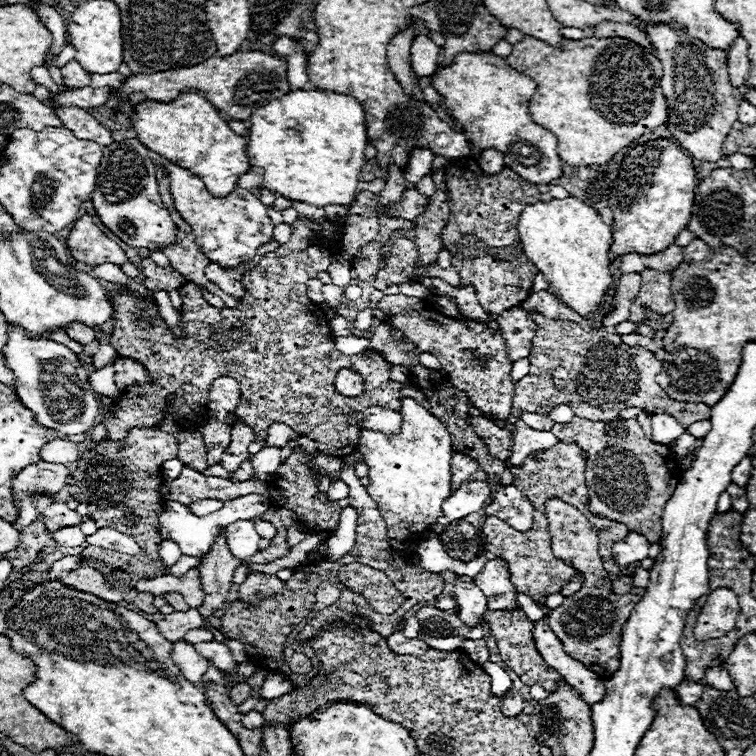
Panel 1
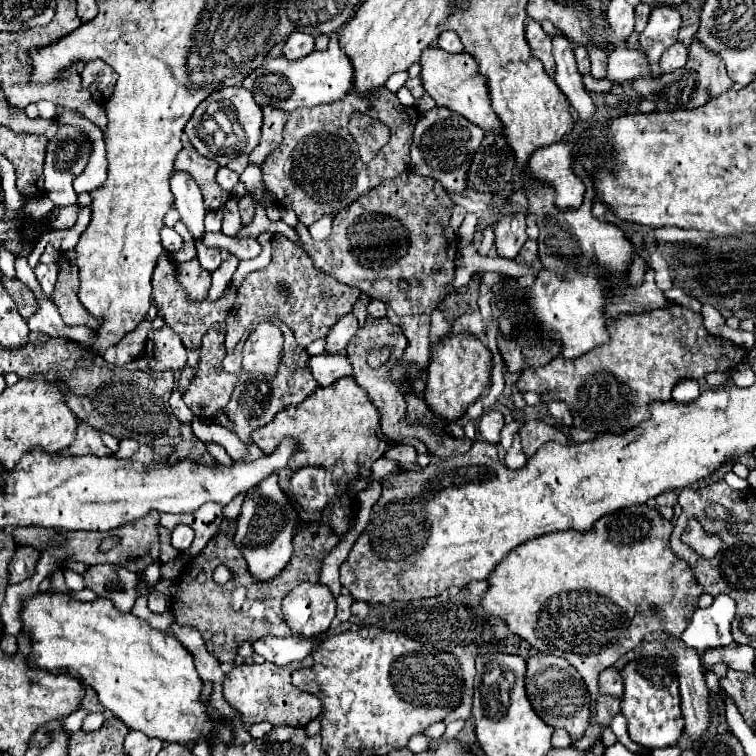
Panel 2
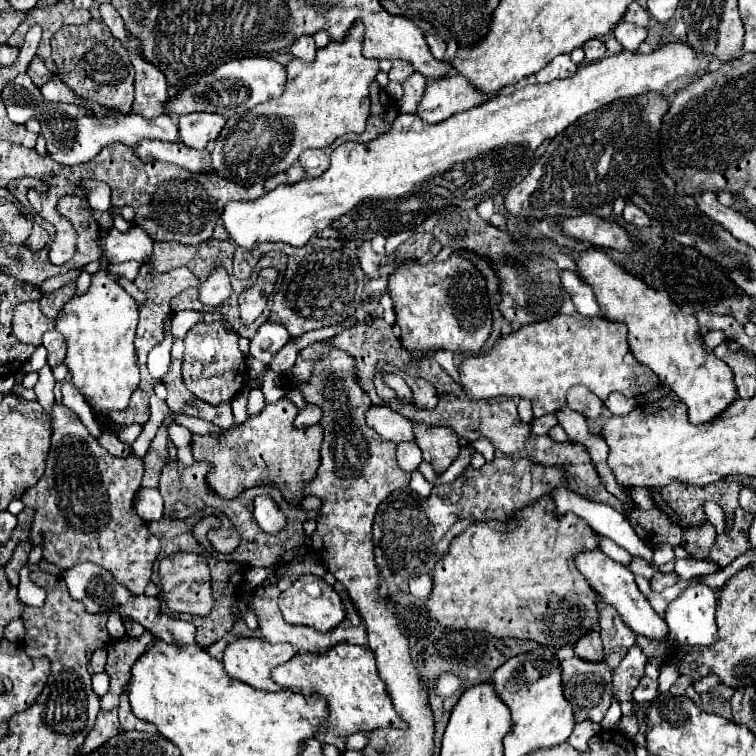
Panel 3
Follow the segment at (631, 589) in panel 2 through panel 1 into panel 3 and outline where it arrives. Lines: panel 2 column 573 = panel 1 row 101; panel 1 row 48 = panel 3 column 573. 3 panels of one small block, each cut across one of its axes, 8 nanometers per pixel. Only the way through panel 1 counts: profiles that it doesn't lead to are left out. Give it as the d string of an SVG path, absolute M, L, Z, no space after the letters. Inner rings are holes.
M544 496L540 498L540 502L528 506L526 510L520 510L516 512L508 524L500 524L500 522L478 522L478 524L472 524L468 530L464 530L460 536L456 536L450 544L450 550L446 552L446 556L434 566L432 570L432 578L434 578L434 590L432 594L428 596L426 600L426 606L430 610L432 616L436 616L436 620L448 628L468 628L468 630L482 630L482 632L488 632L488 634L494 634L496 638L526 638L526 640L534 640L542 646L550 646L554 650L562 648L562 646L574 646L574 642L582 636L586 636L588 632L592 632L598 624L598 594L596 590L586 582L586 578L578 572L578 568L574 566L574 558L576 554L582 554L582 552L590 552L590 550L596 550L598 548L598 534L582 520L578 518L574 512L566 512L566 514L556 514L556 506L554 506L554 500Z

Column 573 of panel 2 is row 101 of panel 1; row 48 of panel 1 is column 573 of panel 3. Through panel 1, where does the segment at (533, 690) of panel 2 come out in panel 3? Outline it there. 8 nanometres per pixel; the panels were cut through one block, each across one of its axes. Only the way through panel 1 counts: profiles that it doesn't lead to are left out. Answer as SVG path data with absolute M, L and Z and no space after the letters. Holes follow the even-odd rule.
M574 656L560 664L560 668L562 668L562 690L574 710L574 720L584 722L588 718L592 722L600 722L612 704L612 672L608 670L608 666L604 662L592 664Z

